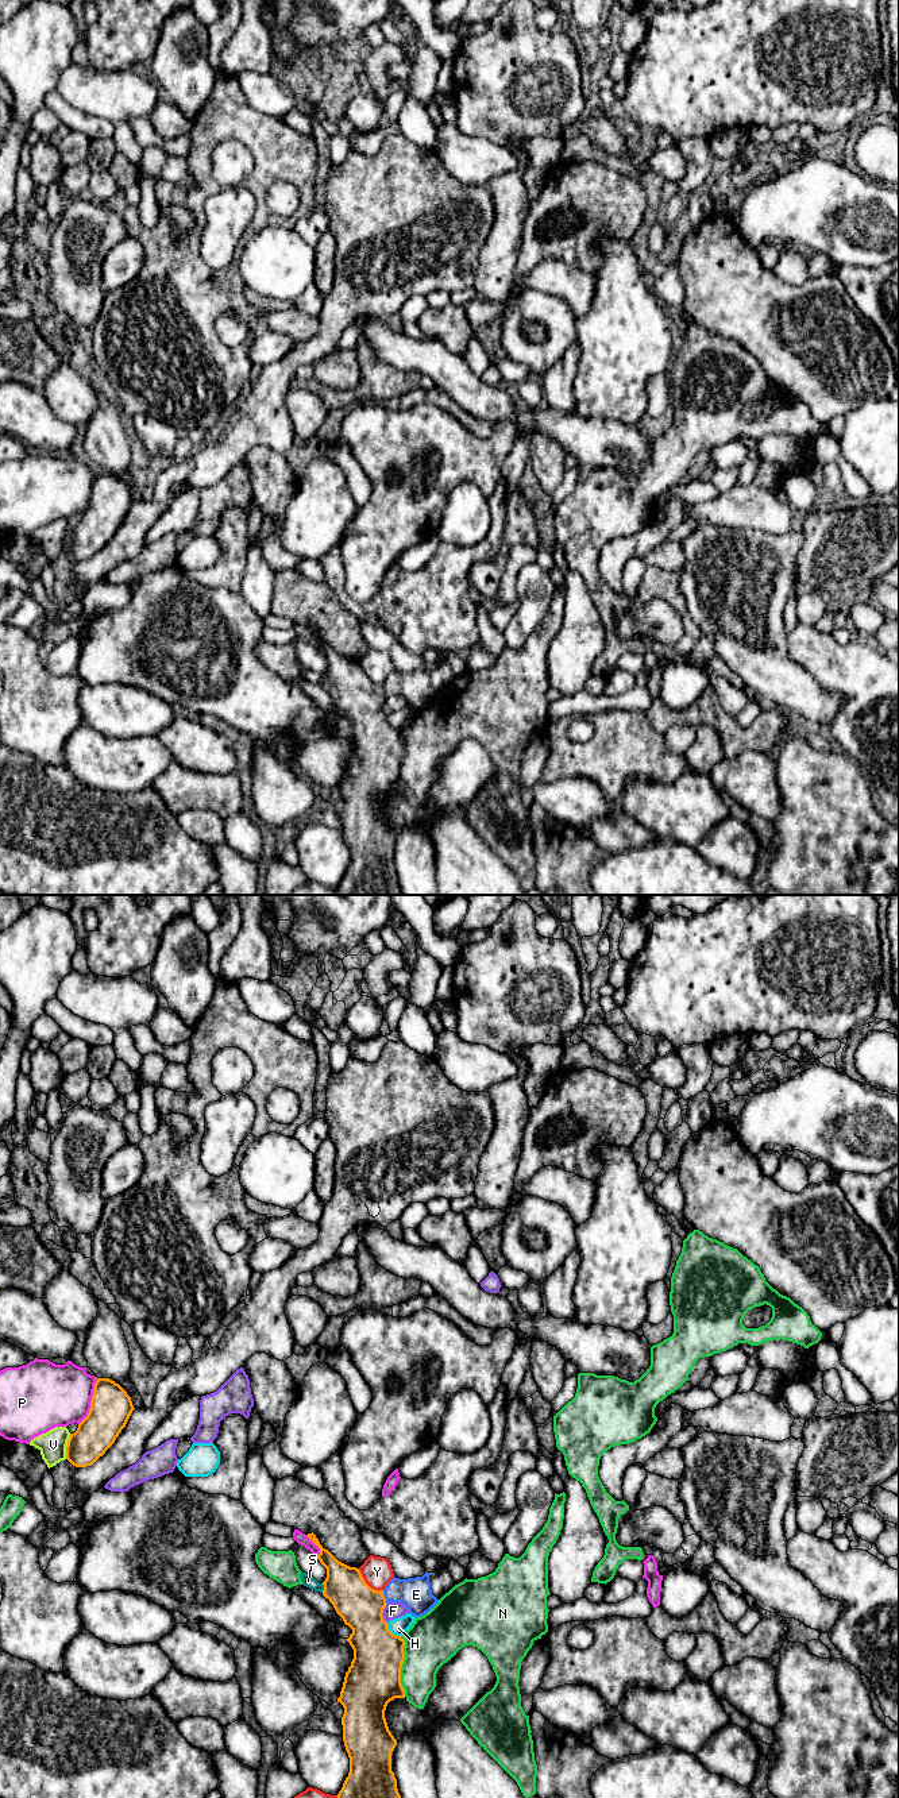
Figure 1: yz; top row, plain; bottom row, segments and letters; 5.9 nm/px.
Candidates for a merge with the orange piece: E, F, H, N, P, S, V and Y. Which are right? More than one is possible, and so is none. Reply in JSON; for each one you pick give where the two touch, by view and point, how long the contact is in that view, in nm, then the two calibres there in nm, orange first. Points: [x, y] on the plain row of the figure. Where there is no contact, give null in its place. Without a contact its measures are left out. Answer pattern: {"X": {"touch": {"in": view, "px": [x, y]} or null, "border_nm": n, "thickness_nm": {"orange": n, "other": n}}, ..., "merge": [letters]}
{"E": {"touch": {"in": "yz", "px": [384, 690]}, "border_nm": 90, "thickness_nm": {"orange": 260, "other": 190}}, "merge": ["E"]}

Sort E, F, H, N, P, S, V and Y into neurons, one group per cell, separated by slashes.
E / F / H / N / P / S / V / Y

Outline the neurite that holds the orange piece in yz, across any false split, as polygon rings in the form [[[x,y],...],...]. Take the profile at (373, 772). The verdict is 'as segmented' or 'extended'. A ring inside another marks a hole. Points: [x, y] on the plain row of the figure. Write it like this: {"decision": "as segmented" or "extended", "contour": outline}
{"decision": "extended", "contour": [[[313,625],[308,626],[308,630],[320,641],[317,652],[327,661],[323,688],[329,692],[344,717],[352,722],[346,733],[354,742],[354,752],[337,791],[344,800],[342,818],[343,834],[350,850],[350,865],[337,887],[337,895],[402,895],[391,864],[391,845],[397,833],[389,823],[385,803],[394,791],[405,791],[401,778],[405,733],[389,724],[382,706],[390,695],[402,695],[416,711],[428,706],[439,695],[432,687],[431,665],[425,664],[423,670],[408,672],[394,670],[385,683],[378,684],[364,675],[359,661],[339,655],[325,643]]]}

